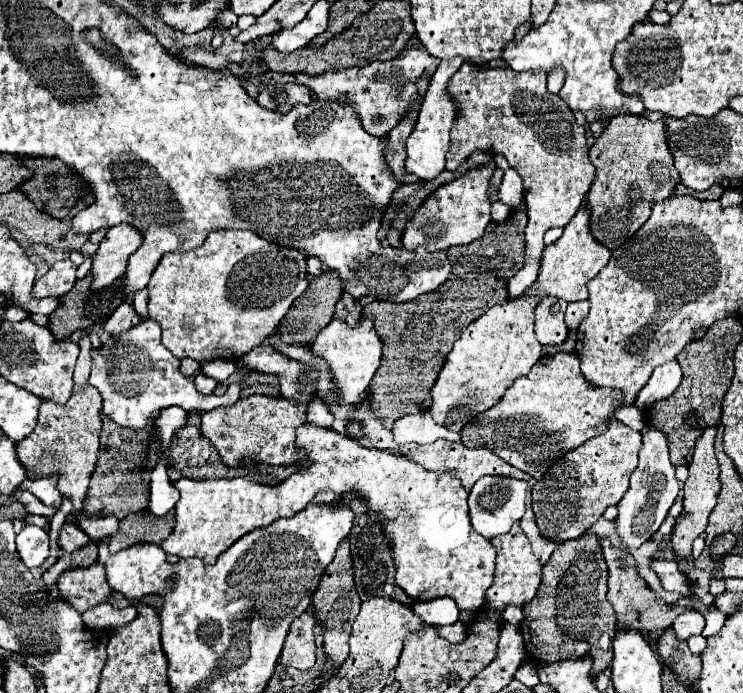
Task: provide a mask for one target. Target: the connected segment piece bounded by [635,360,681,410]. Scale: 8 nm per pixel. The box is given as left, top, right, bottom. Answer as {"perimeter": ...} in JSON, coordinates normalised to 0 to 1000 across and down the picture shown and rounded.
{"perimeter":[[[903,519],[892,528],[884,528],[873,545],[873,551],[863,560],[860,571],[857,571],[857,589],[871,592],[876,589],[882,580],[900,574],[911,557],[917,554],[917,528],[911,519]]]}

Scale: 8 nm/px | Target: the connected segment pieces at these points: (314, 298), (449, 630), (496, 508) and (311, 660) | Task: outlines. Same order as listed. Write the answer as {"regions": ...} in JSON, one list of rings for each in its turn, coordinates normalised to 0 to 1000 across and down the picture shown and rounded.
{"regions":[[[[435,392],[429,401],[419,401],[413,418],[392,439],[389,450],[384,453],[384,459],[378,462],[378,468],[373,470],[373,488],[384,496],[408,496],[408,499],[419,499],[421,491],[427,488],[427,482],[432,479],[432,473],[437,473],[445,459],[448,459],[448,447],[451,447],[451,436],[459,430],[462,424],[462,407],[454,398],[454,392]]],[[[612,898],[607,903],[594,903],[594,906],[588,906],[588,915],[596,918],[599,924],[615,929],[615,926],[626,924],[626,900],[623,898]]],[[[680,687],[645,690],[631,710],[631,742],[634,742],[634,756],[639,768],[645,768],[655,779],[685,768],[685,762],[693,753],[699,753],[707,739],[707,710],[709,710],[707,693],[690,693]]],[[[410,880],[400,895],[394,895],[392,909],[384,921],[384,932],[376,958],[384,964],[394,961],[402,967],[416,967],[424,958],[424,921],[421,921],[424,892],[419,880]]]]}

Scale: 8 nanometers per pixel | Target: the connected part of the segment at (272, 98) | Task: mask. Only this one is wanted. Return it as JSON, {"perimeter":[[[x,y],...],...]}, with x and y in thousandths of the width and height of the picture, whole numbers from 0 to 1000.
{"perimeter":[[[365,121],[346,141],[349,153],[367,162],[389,162],[397,150],[413,150],[421,141],[421,133],[402,121]]]}

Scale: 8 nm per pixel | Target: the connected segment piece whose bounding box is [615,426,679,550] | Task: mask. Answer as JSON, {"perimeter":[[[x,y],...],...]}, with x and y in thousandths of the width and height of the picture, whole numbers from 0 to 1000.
{"perimeter":[[[868,615],[865,626],[865,646],[860,652],[860,670],[855,681],[849,684],[849,701],[841,710],[838,722],[830,727],[830,747],[828,747],[828,762],[830,771],[844,794],[860,791],[865,782],[871,782],[890,759],[895,750],[906,722],[911,719],[914,698],[908,690],[908,675],[900,667],[900,644],[898,644],[898,629],[879,615]]]}

